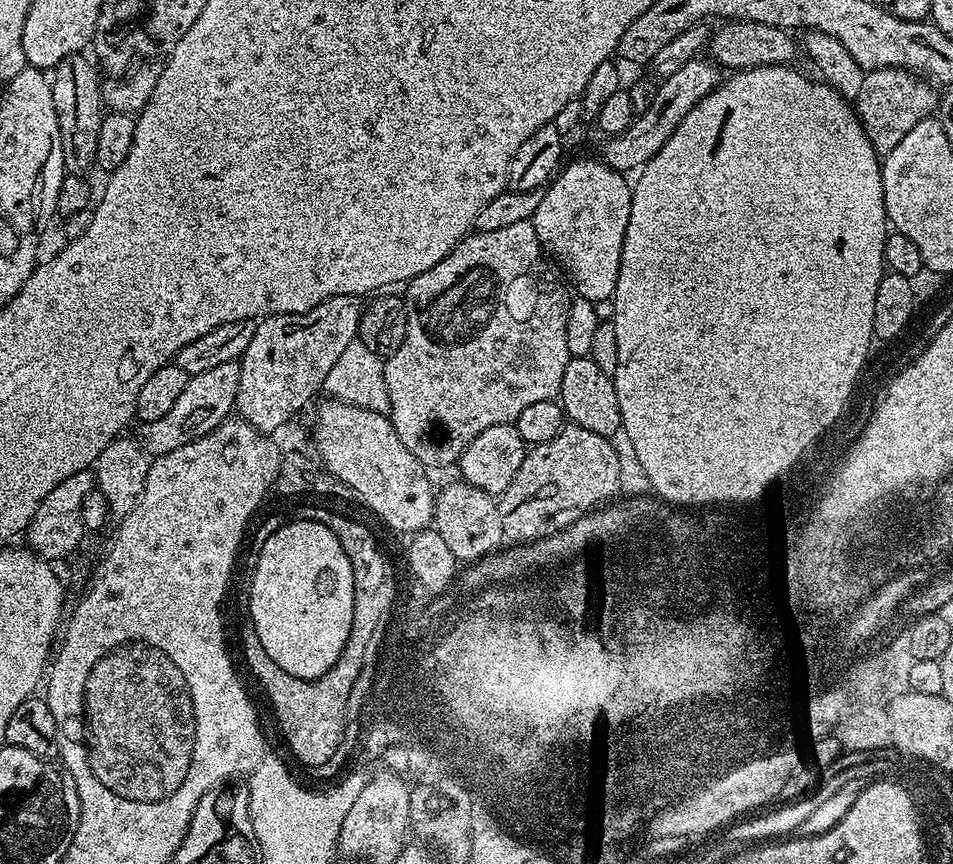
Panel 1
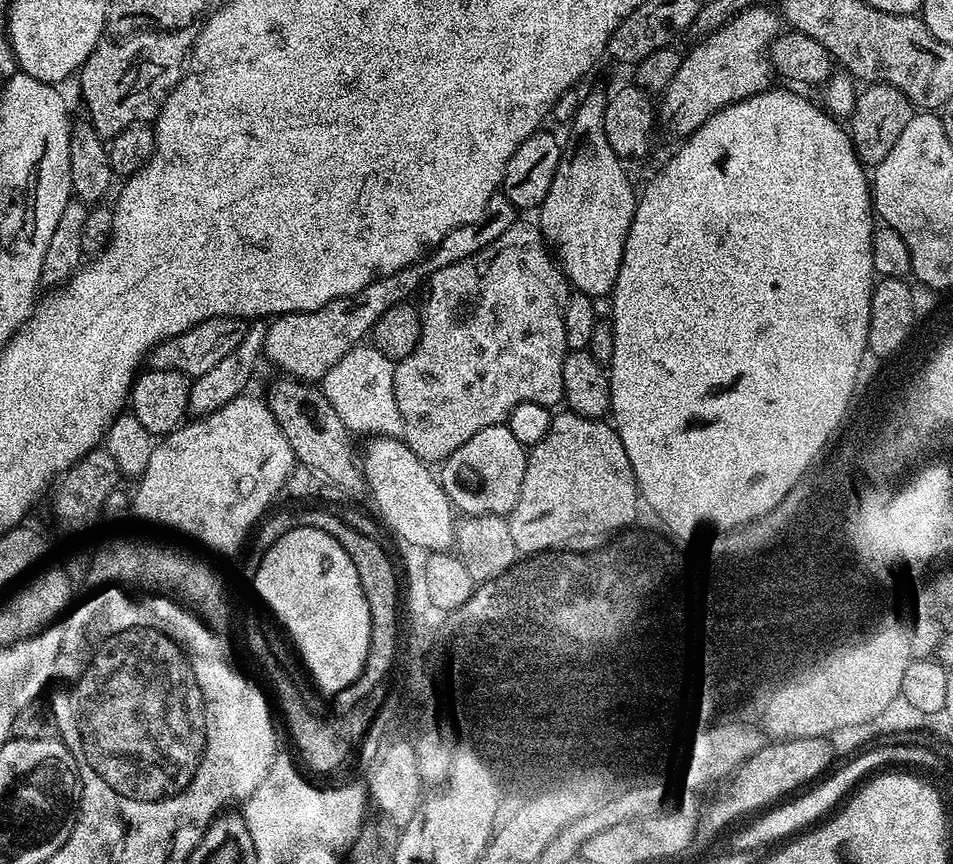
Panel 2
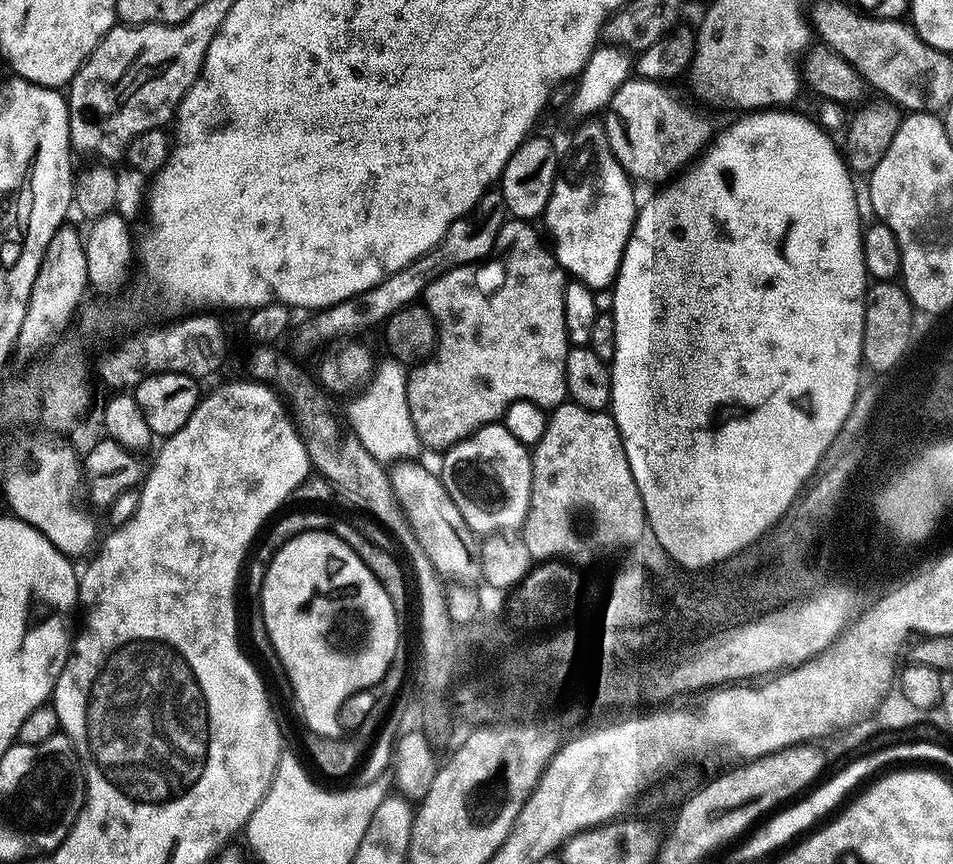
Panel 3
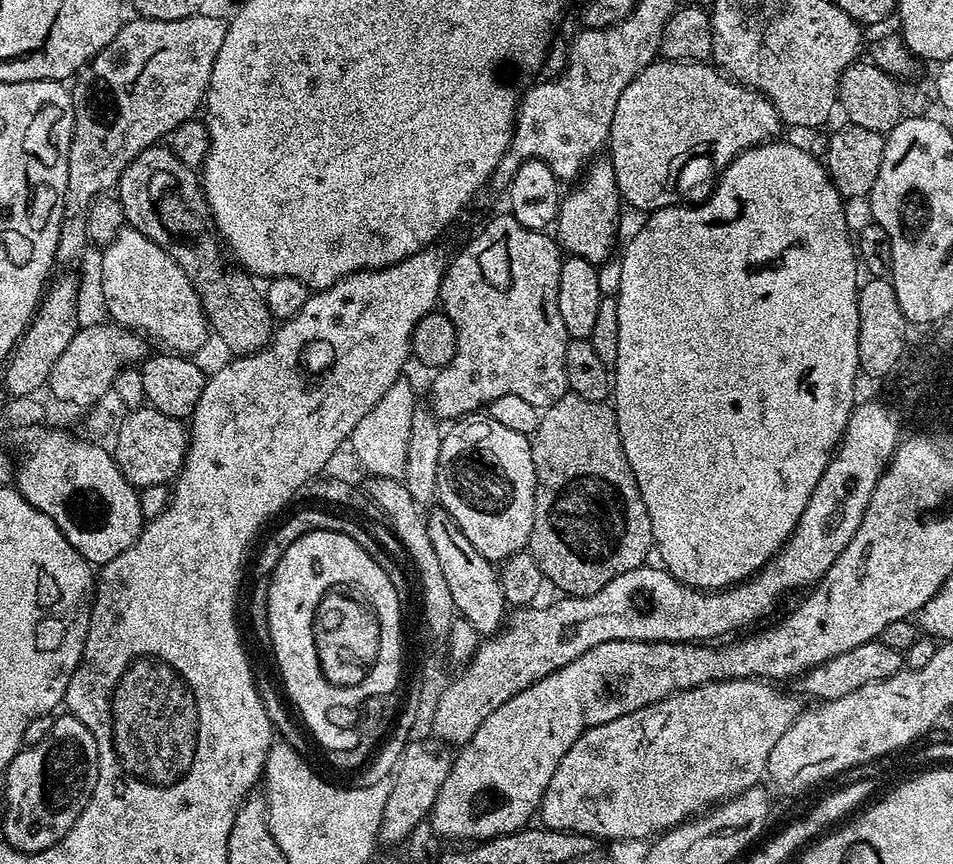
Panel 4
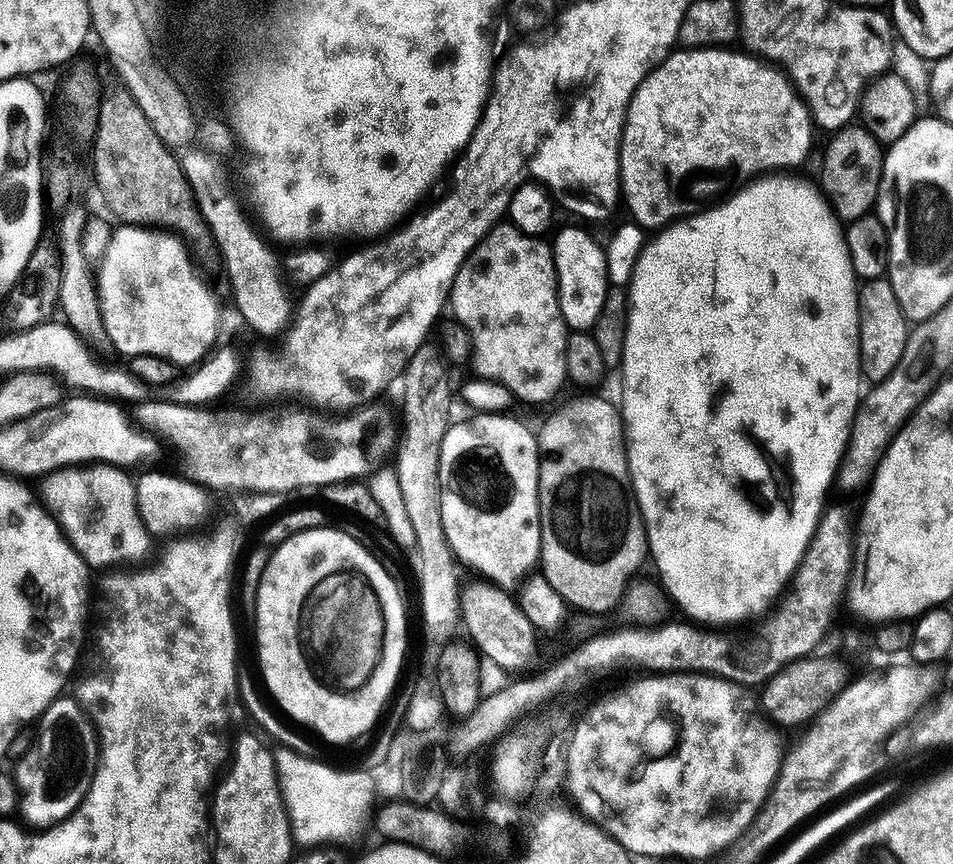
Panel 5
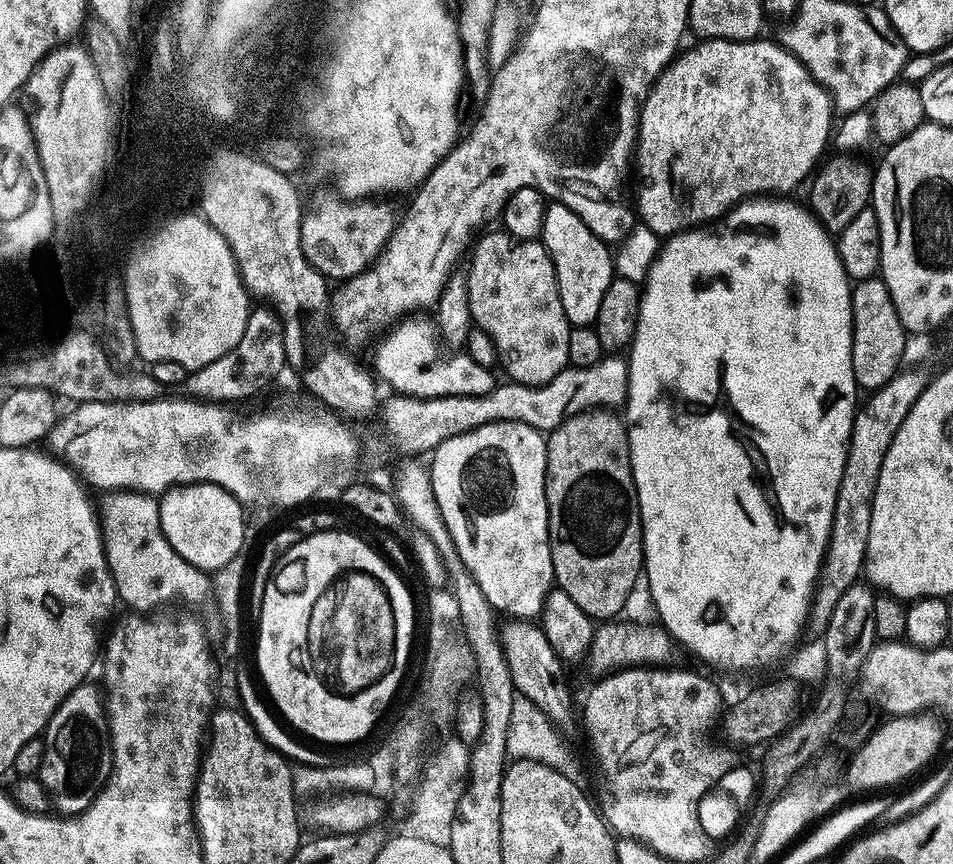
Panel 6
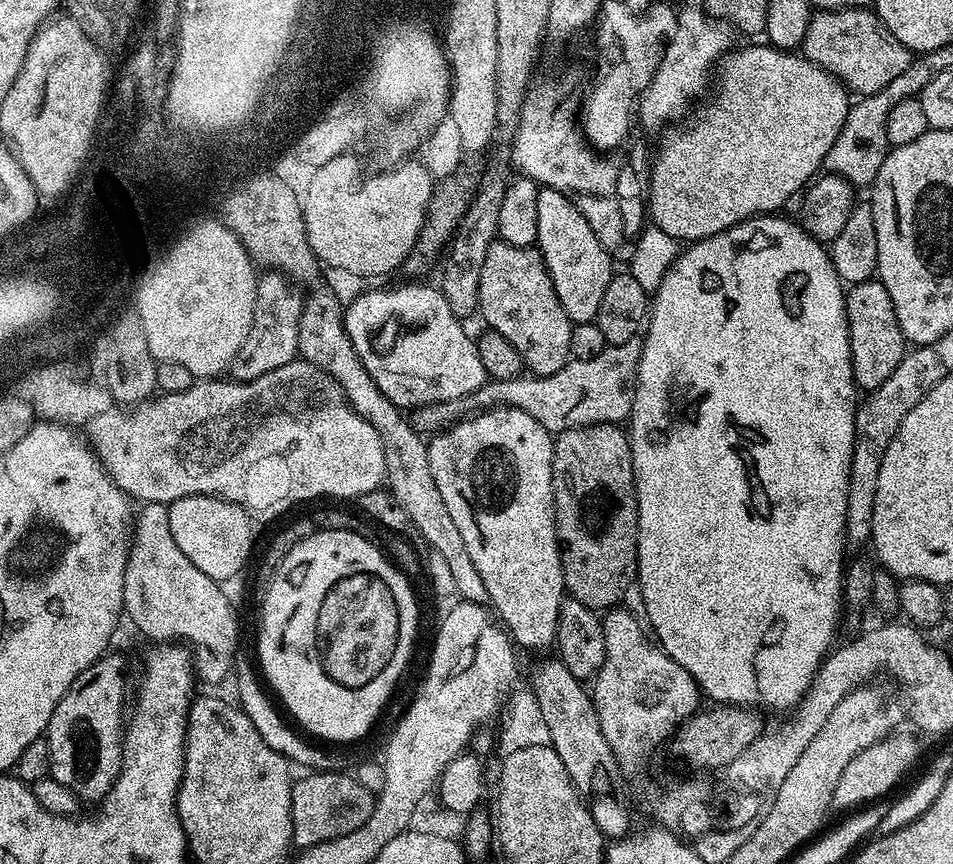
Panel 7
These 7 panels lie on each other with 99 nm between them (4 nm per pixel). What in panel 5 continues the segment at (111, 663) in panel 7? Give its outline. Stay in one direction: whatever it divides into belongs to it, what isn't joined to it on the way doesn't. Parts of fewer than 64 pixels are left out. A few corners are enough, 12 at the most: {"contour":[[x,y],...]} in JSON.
{"contour":[[75,699],[56,700],[14,771],[19,815],[47,830],[88,799],[102,755]]}

